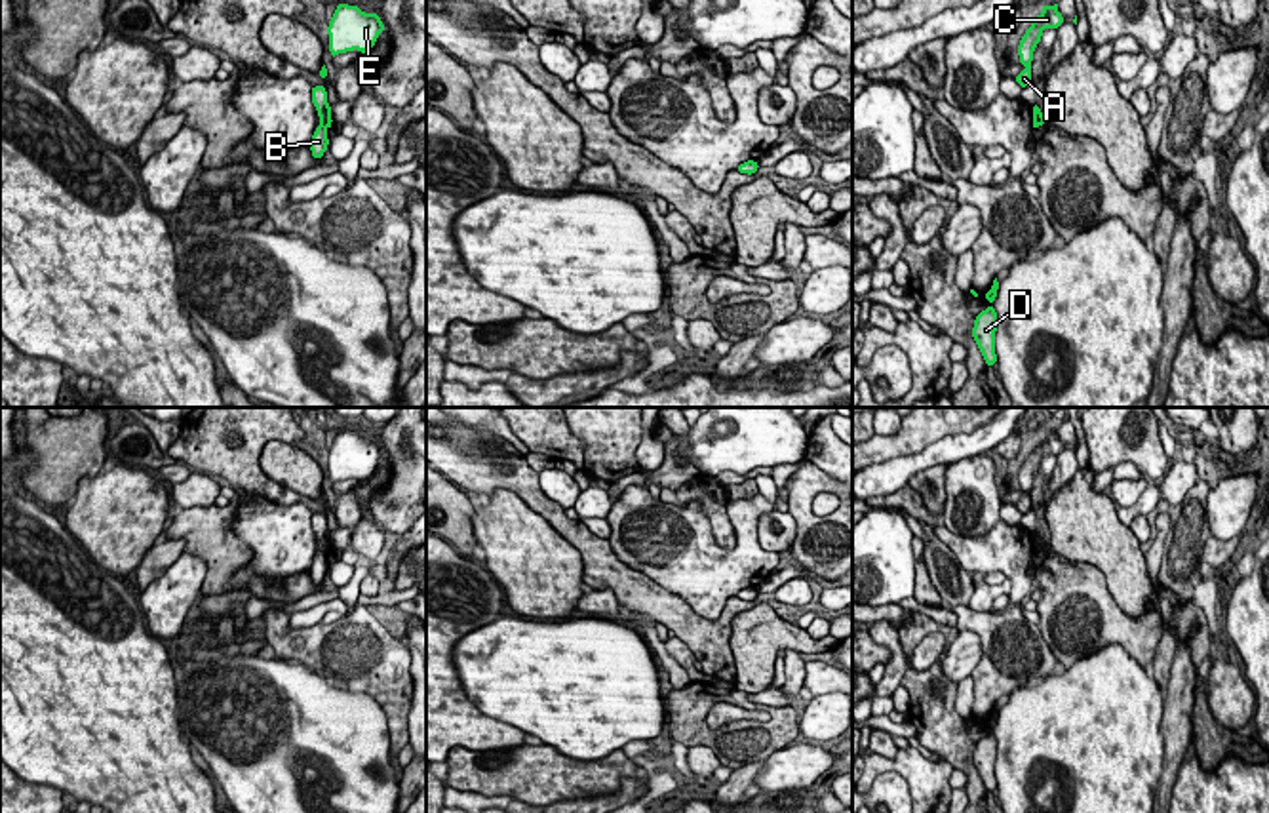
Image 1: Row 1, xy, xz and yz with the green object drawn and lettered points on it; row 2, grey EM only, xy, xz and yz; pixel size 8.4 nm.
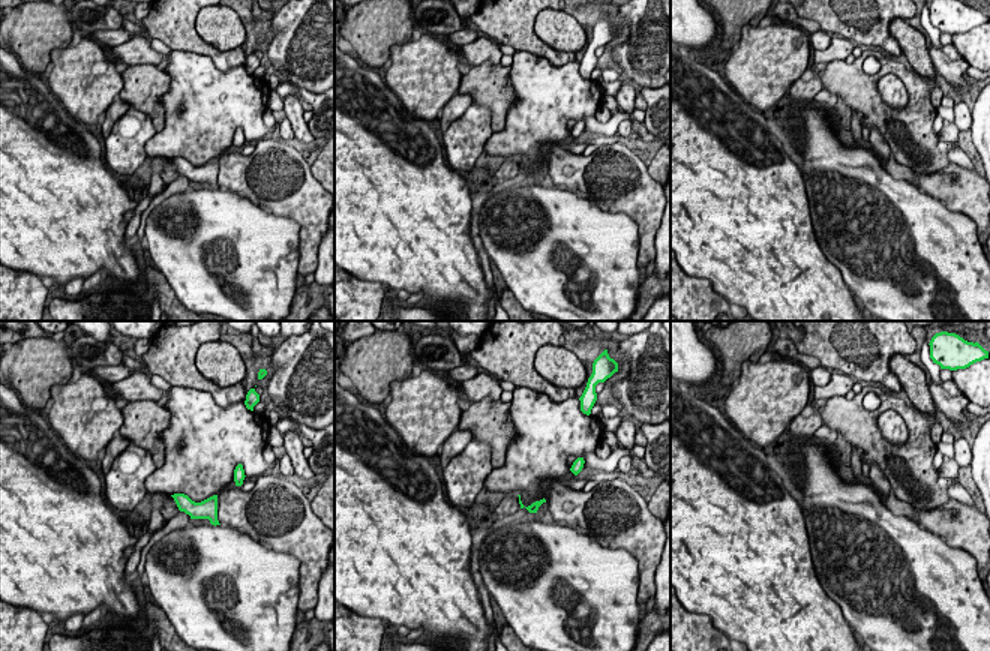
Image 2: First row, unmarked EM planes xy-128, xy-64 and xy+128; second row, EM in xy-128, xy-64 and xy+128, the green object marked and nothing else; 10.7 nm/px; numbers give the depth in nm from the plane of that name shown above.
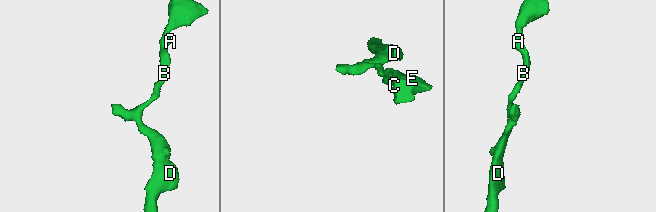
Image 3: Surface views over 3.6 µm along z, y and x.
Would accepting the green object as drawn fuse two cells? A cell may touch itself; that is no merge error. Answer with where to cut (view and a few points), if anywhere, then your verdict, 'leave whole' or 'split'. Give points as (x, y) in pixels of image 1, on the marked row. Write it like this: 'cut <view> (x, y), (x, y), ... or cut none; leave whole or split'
cut none; leave whole

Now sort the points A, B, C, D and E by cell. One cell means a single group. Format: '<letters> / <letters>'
A B C D E

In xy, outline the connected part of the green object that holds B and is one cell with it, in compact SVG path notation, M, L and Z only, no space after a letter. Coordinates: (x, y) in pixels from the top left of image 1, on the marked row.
M323 86L312 88L312 103L318 110L320 126L316 128L316 131L312 135L310 150L312 150L314 158L322 158L329 145L327 129L331 128L331 122L333 122L331 107L327 103L327 91Z

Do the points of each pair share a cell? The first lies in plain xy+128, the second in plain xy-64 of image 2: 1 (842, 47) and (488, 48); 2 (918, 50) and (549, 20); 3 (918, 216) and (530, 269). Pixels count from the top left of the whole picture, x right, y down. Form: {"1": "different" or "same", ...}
{"1": "same", "2": "same", "3": "same"}

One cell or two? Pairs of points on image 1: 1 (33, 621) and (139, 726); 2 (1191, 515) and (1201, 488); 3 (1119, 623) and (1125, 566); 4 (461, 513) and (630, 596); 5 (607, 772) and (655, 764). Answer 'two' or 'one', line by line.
1: one
2: one
3: two
4: two
5: two

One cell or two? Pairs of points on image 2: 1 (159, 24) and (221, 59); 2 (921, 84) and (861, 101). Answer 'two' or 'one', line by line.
1: one
2: one

